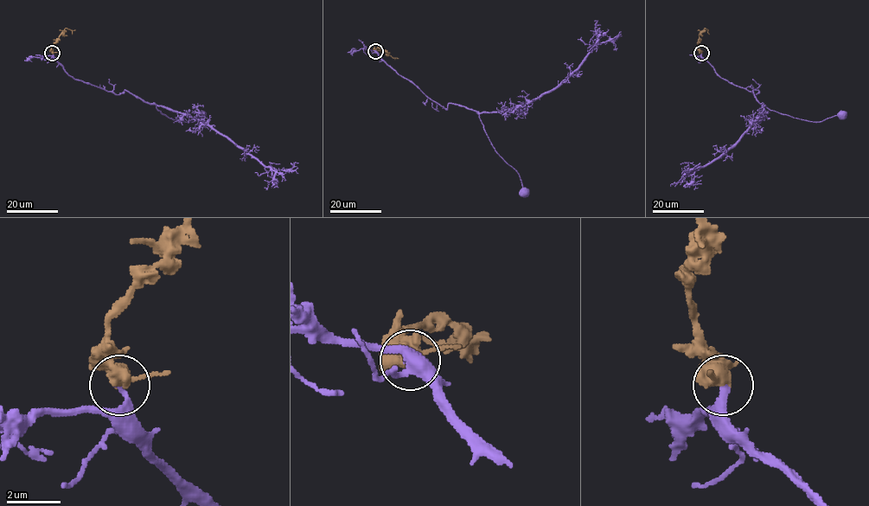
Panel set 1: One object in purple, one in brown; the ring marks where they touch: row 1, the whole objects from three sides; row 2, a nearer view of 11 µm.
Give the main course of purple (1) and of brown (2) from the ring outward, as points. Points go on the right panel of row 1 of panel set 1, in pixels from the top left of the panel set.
1: (701, 53), (721, 78), (754, 94), (759, 91), (754, 90), (756, 99), (774, 111), (813, 122), (842, 115)
2: (701, 53), (698, 45), (700, 33), (705, 28), (709, 34)

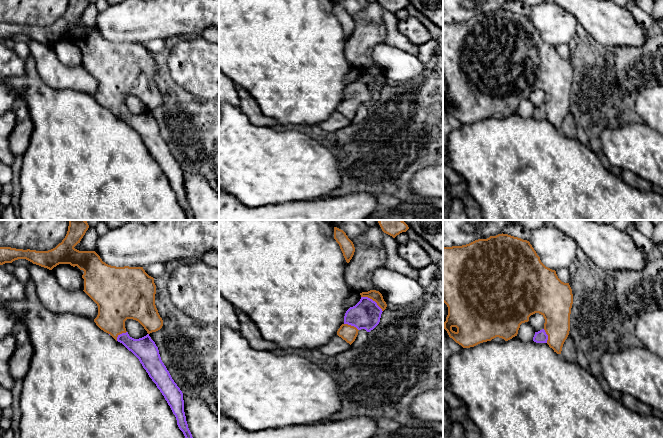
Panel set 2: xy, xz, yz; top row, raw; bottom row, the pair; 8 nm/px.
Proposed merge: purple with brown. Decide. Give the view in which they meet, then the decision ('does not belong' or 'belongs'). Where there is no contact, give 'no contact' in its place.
xz | belongs

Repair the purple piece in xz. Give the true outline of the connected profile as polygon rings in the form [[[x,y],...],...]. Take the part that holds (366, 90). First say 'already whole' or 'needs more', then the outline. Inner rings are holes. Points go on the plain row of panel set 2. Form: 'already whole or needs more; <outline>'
needs more; [[[370,66],[360,71],[360,77],[346,87],[344,99],[337,107],[337,111],[350,121],[355,117],[359,106],[370,108],[379,100],[381,90],[387,83],[379,67]]]

